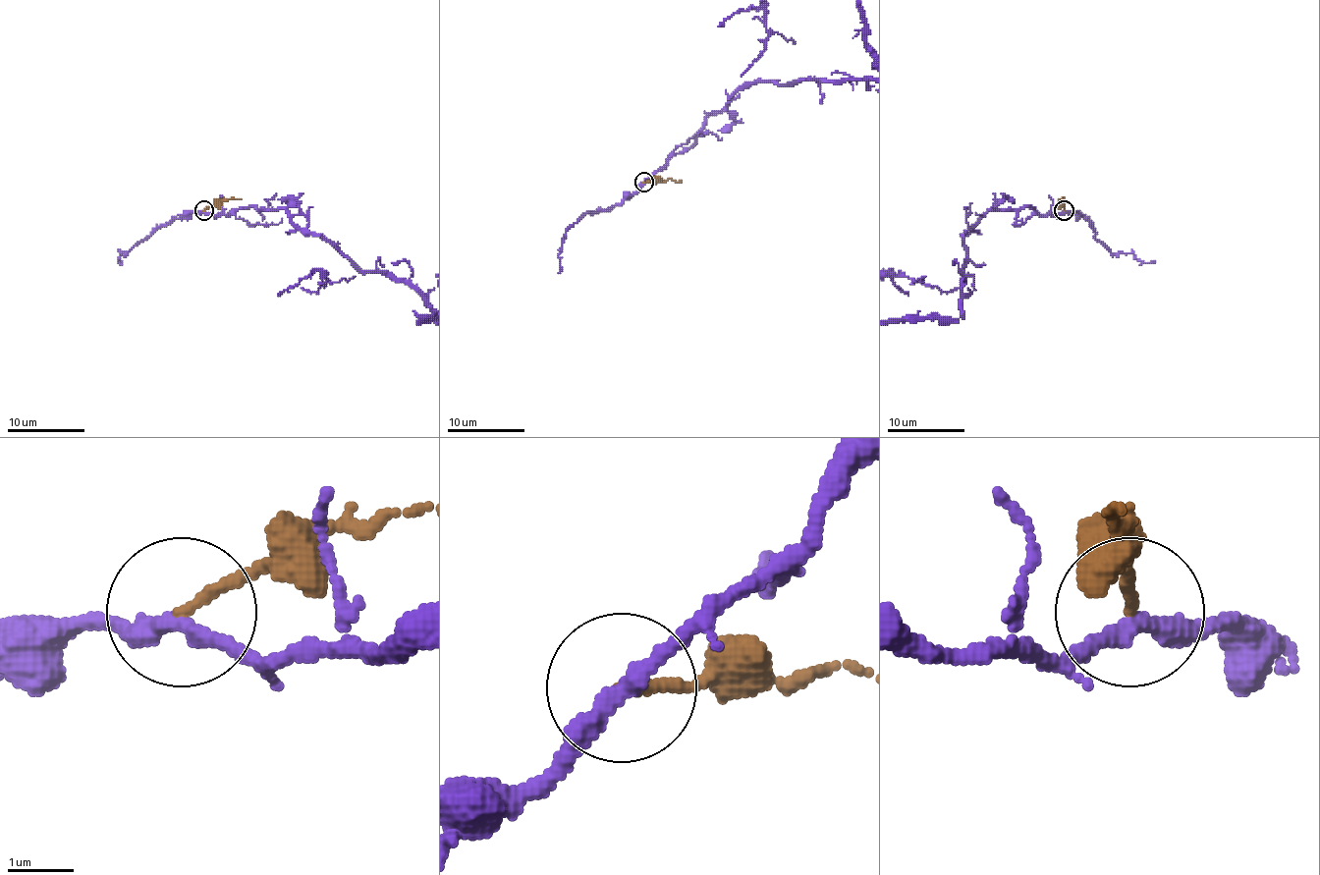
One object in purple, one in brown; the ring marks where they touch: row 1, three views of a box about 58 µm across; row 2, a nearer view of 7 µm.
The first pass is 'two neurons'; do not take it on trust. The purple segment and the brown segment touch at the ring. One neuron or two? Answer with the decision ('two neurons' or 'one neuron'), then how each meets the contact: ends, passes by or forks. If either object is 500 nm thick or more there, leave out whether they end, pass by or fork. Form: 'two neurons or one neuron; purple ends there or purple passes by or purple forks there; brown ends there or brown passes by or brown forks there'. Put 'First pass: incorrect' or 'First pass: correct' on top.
First pass: correct
two neurons; purple passes by; brown ends there

